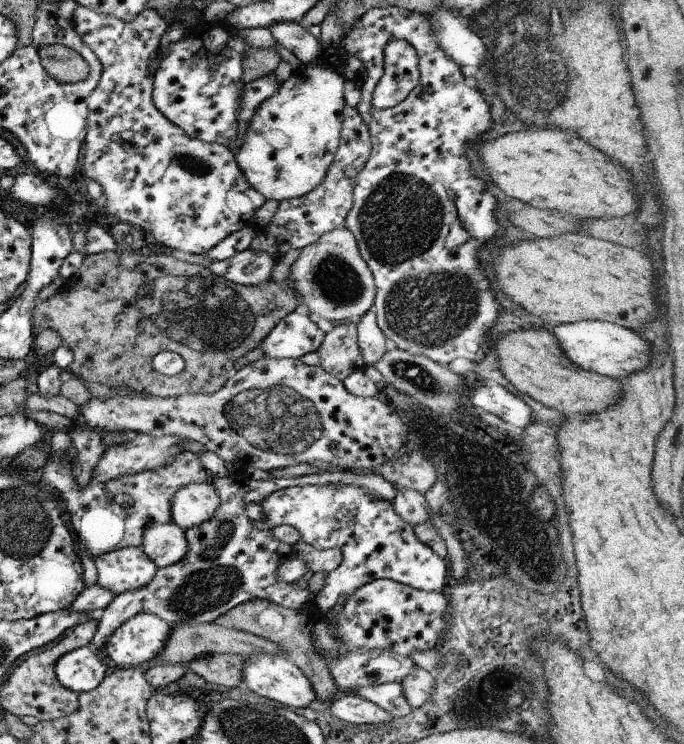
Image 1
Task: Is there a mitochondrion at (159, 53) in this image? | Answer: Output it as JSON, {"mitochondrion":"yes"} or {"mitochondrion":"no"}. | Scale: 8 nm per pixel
{"mitochondrion":"no"}

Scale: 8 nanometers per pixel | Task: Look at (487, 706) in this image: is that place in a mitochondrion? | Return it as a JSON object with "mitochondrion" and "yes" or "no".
{"mitochondrion":"yes"}

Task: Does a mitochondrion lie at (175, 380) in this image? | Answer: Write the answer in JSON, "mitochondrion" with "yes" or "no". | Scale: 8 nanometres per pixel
{"mitochondrion":"no"}

